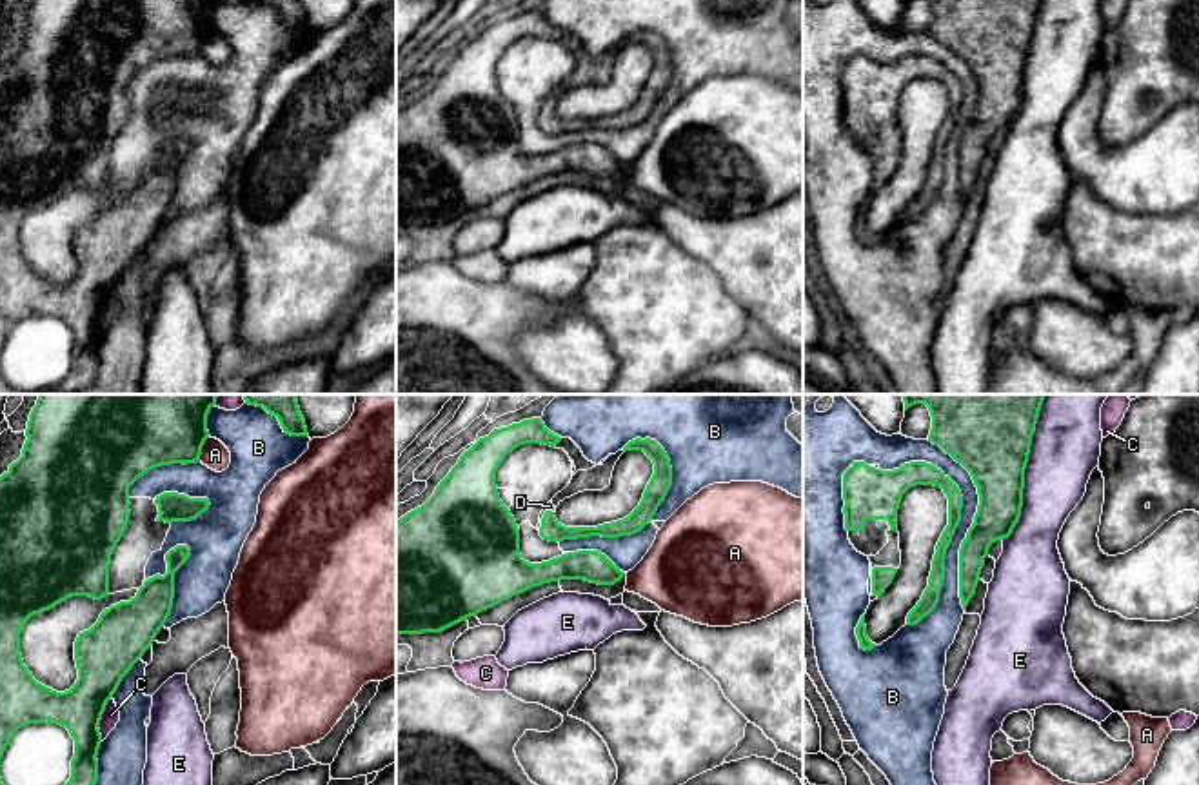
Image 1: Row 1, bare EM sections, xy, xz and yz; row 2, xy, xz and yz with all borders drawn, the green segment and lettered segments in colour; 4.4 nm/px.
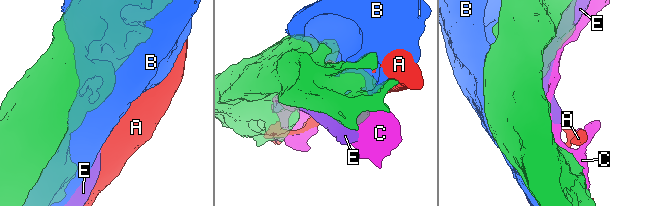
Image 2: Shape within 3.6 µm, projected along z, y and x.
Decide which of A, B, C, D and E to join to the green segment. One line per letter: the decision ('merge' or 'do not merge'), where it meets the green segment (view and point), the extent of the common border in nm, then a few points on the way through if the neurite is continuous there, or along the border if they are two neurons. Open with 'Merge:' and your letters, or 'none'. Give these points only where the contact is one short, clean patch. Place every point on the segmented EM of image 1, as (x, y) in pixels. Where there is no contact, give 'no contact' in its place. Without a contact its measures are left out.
Merge: D
A: do not merge | xy (200, 449) | 120 nm
B: do not merge | yz (949, 544) | 750 nm
C: do not merge | xy (100, 718) | 200 nm
D: merge | xz (542, 518) | 110 nm
E: do not merge | yz (1025, 467) | 650 nm

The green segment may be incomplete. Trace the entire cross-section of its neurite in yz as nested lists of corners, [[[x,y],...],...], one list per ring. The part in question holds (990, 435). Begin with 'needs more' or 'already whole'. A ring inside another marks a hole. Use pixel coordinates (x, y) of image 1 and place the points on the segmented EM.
already whole; [[[903,394],[905,411],[925,403],[932,416],[928,442],[939,445],[972,476],[979,505],[959,549],[959,598],[966,609],[994,542],[1012,534],[1021,516],[1025,469],[1045,394]]]

